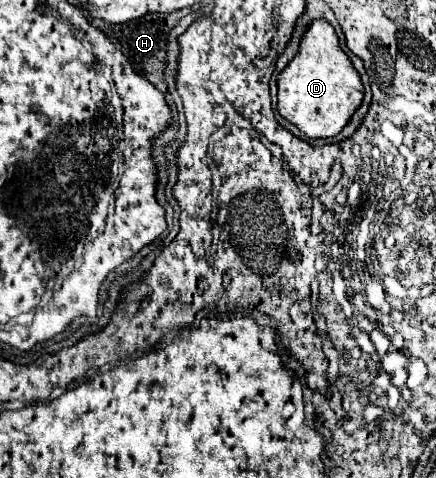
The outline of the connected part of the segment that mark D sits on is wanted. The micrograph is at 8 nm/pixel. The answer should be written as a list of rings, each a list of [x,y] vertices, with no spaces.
[[[325,20],[309,22],[295,58],[279,72],[279,114],[309,138],[333,138],[349,122],[363,100],[363,84],[351,60],[339,46],[339,38]]]

